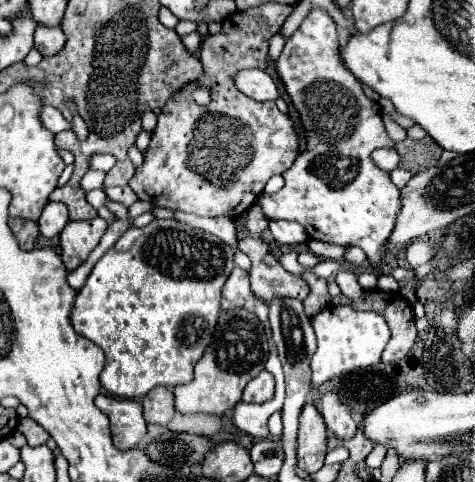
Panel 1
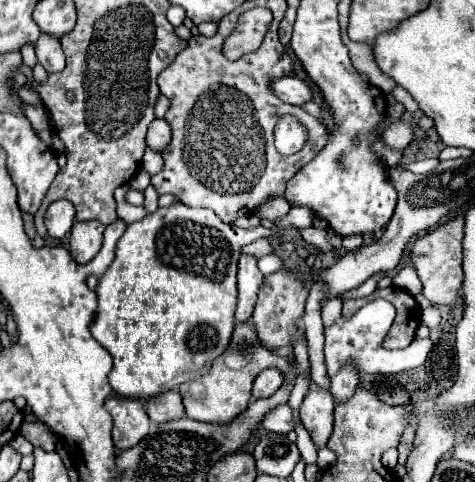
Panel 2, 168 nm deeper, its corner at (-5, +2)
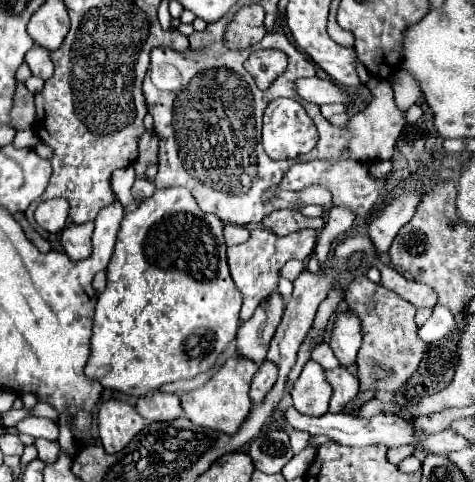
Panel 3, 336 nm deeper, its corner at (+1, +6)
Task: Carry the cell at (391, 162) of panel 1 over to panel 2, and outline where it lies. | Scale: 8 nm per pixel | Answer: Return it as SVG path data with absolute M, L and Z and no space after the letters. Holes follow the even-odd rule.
M394 120L386 126L384 130L384 142L388 142L390 148L394 150L404 150L408 146L408 142L412 140L414 132L412 132L412 126L410 122L404 122L404 120Z

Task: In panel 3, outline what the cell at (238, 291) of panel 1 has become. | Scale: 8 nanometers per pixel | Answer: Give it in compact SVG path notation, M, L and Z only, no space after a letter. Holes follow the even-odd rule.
M252 230L250 240L238 246L228 248L228 266L234 284L242 292L242 310L240 310L240 320L248 320L254 314L254 308L264 300L270 292L276 290L278 286L278 272L280 268L296 258L296 260L306 260L310 252L314 250L316 244L316 230L300 230L290 236L276 236L270 230Z

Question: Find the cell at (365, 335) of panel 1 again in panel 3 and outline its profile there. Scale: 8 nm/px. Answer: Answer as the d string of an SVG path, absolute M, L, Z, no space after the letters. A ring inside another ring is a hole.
M324 342L324 344L320 344L320 346L314 348L314 352L312 352L312 360L318 362L318 364L322 364L322 366L328 368L328 370L338 368L338 360L334 358L334 354L332 354L328 342Z

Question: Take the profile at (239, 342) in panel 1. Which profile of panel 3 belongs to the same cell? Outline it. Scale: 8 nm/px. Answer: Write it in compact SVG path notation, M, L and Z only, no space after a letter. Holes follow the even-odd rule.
M230 356L208 380L204 386L184 392L180 396L182 402L182 410L186 414L186 418L196 424L196 426L204 426L204 428L212 428L218 432L226 432L226 434L234 434L240 424L244 422L246 414L252 408L250 396L248 396L248 388L250 388L250 380L252 374L258 370L258 364L242 358L242 356Z

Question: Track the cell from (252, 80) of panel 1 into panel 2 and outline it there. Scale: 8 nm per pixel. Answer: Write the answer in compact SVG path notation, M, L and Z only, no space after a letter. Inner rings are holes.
M292 76L274 80L274 86L272 86L272 88L274 88L274 94L276 94L280 100L284 100L284 102L288 102L288 104L298 104L298 106L310 102L312 96L314 96L310 84L306 84L306 82L300 80L300 78L292 78Z

